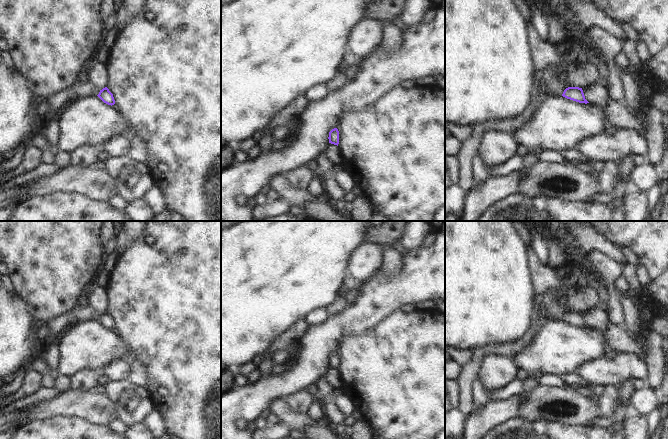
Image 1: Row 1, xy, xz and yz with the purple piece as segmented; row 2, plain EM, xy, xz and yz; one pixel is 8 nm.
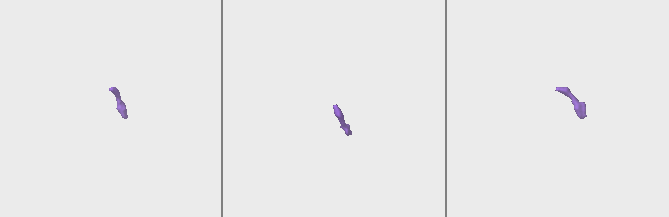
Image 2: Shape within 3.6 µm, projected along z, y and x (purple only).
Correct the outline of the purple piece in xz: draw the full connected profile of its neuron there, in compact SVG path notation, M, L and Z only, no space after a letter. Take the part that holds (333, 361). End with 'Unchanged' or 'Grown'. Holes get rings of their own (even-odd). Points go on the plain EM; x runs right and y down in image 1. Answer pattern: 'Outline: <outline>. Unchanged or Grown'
Outline: M334 352L329 356L328 363L329 363L329 367L338 370L338 368L339 368L339 355L337 352Z. Unchanged.

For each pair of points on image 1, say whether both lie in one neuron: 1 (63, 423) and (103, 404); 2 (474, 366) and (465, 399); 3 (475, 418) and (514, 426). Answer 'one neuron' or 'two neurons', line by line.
1: two neurons
2: one neuron
3: two neurons

